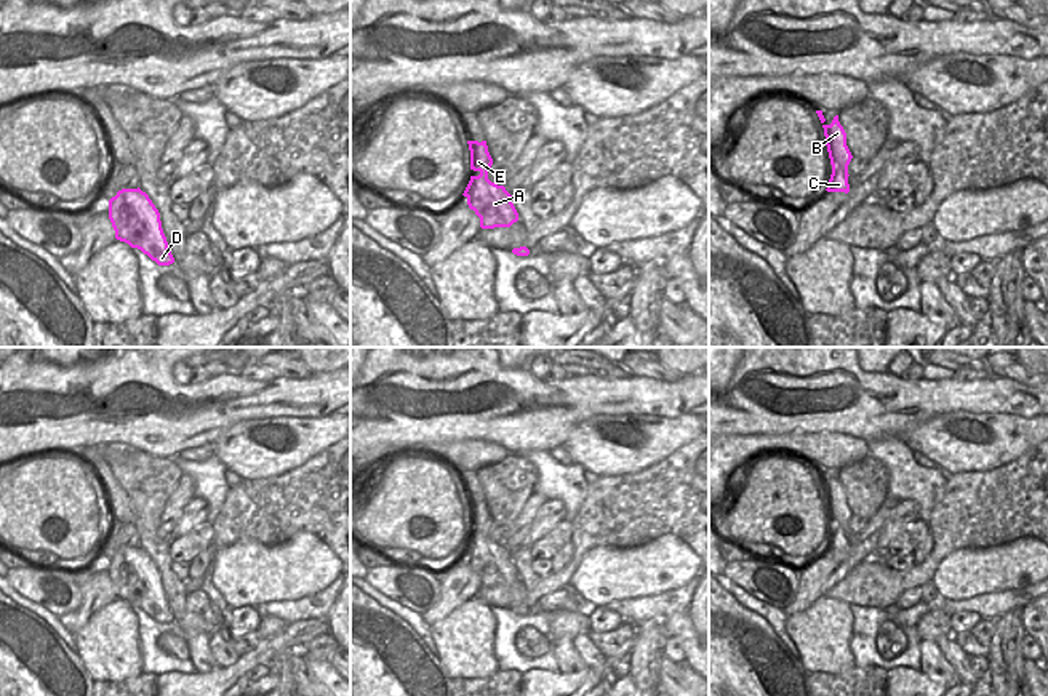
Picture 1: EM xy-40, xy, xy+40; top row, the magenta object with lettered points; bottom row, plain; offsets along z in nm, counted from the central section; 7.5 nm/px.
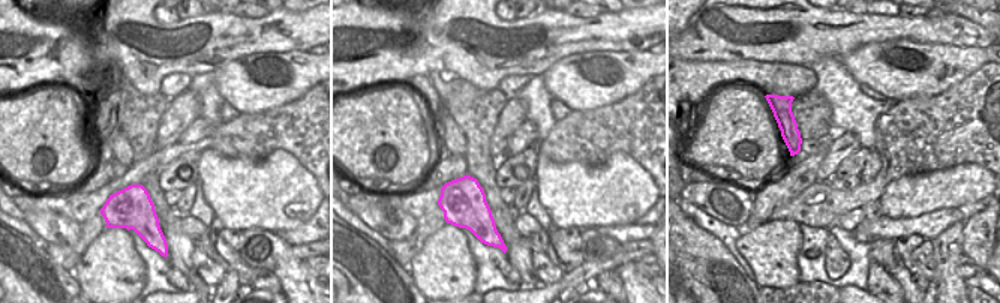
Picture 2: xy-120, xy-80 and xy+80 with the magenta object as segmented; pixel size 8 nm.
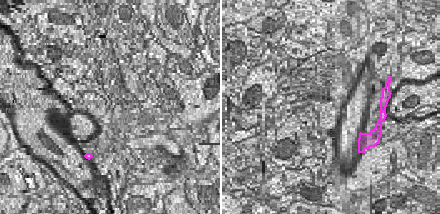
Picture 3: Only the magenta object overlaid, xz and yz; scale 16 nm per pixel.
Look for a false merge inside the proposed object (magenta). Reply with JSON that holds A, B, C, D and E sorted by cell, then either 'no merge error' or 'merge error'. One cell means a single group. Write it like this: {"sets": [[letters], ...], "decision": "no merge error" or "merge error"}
{"sets": [["A", "B", "C", "D", "E"]], "decision": "no merge error"}

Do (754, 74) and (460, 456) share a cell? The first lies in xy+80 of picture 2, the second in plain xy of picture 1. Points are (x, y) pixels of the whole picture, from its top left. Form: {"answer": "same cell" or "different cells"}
{"answer": "same cell"}

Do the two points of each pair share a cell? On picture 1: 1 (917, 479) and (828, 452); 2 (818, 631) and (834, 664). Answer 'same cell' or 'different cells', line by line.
1: different cells
2: same cell

